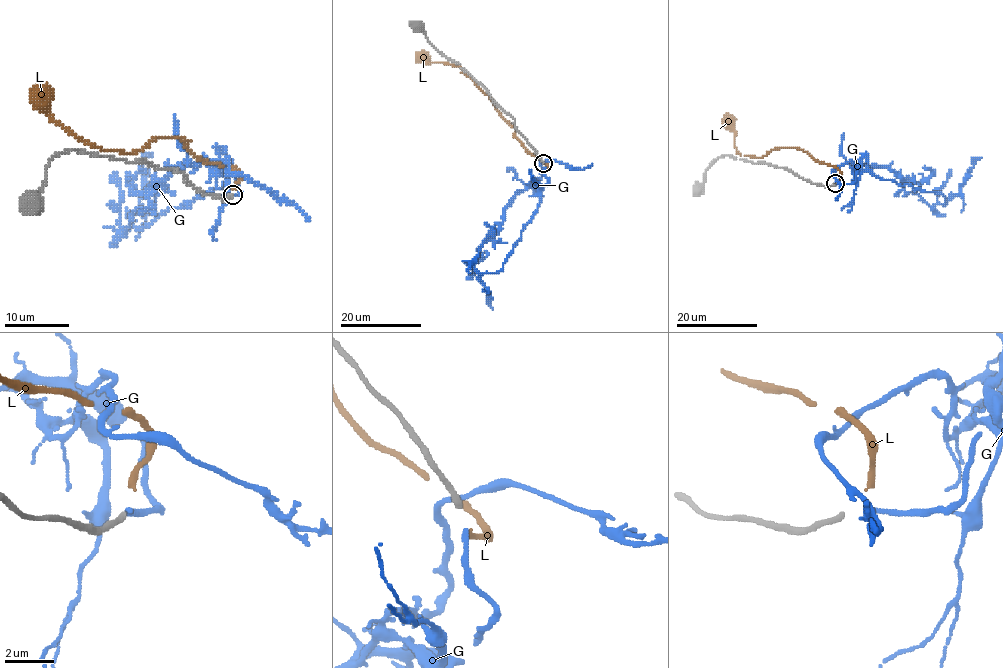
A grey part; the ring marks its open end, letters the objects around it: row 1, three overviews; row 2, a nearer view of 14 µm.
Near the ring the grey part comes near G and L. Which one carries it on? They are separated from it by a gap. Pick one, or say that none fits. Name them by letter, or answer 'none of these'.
G

